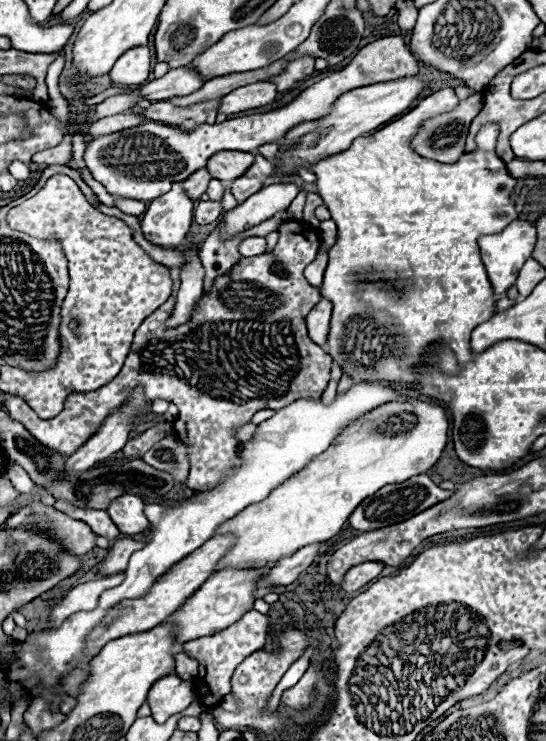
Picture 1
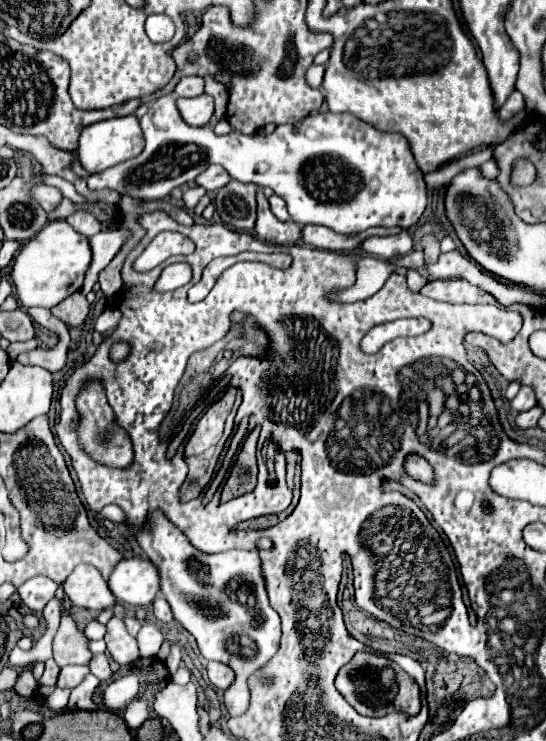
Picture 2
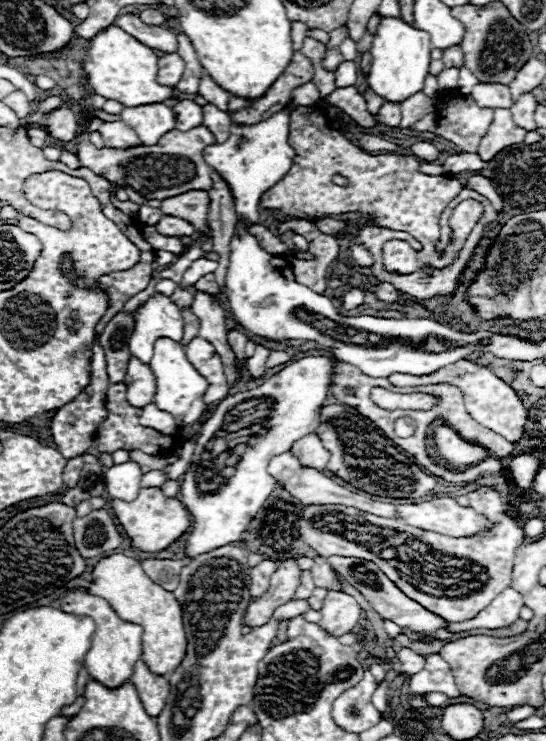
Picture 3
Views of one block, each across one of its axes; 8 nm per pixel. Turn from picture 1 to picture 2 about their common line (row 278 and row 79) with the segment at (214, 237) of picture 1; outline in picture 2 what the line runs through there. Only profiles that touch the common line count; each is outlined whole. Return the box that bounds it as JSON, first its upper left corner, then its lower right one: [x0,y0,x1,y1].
[204,76,228,120]

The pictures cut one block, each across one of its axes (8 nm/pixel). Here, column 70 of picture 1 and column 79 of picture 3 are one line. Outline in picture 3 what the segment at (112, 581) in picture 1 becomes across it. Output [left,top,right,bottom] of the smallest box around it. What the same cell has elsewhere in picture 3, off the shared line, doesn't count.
[60,590,142,688]

